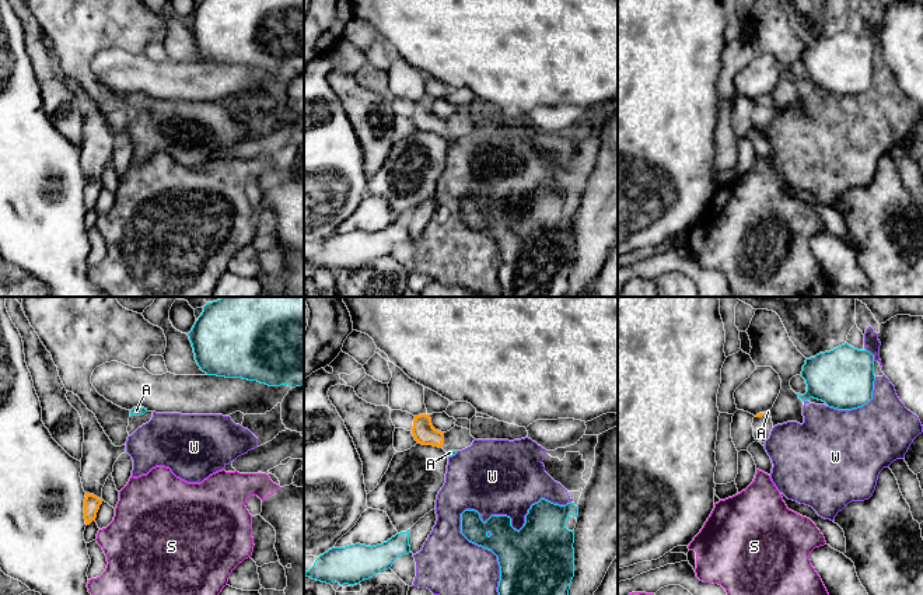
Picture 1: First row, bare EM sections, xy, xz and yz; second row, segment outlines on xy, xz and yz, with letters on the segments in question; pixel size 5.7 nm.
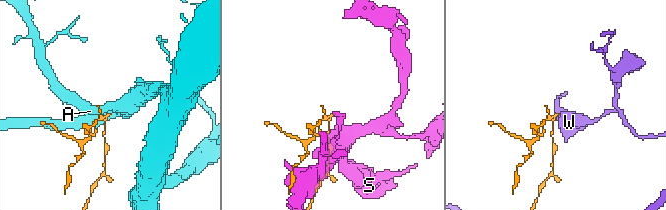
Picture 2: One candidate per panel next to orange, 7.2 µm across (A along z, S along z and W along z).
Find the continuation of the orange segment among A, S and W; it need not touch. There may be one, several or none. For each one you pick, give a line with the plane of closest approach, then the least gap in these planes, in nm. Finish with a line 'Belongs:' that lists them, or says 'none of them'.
A: nearest in xz; 50 nm apart
Belongs: A

